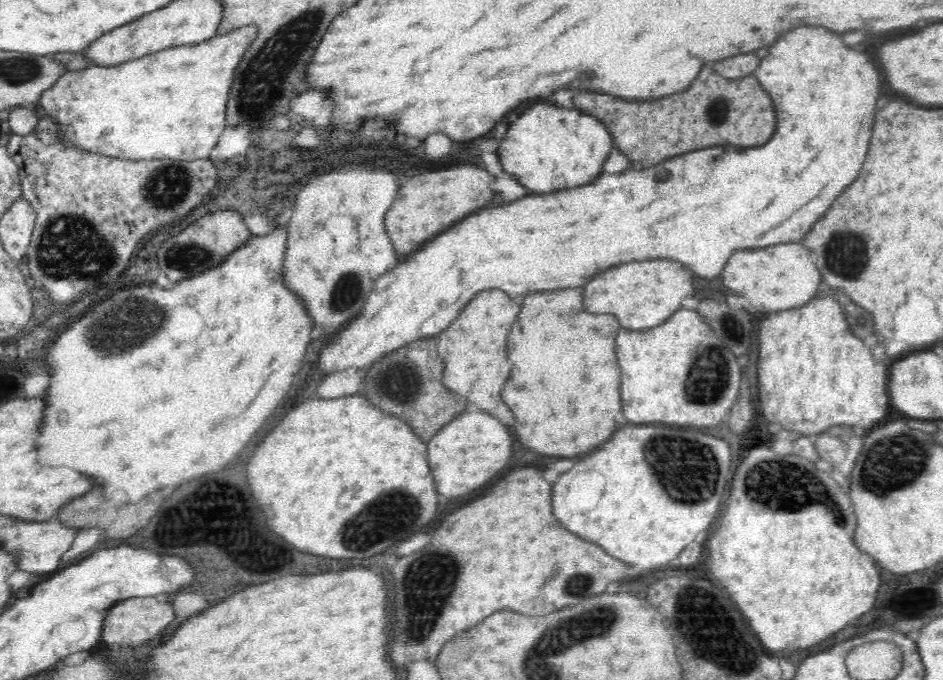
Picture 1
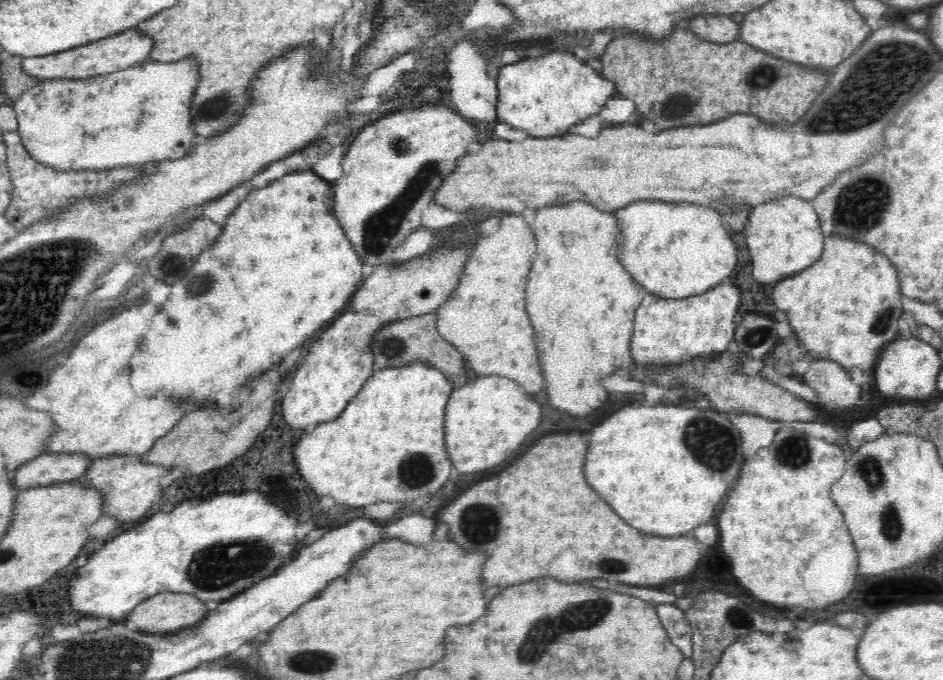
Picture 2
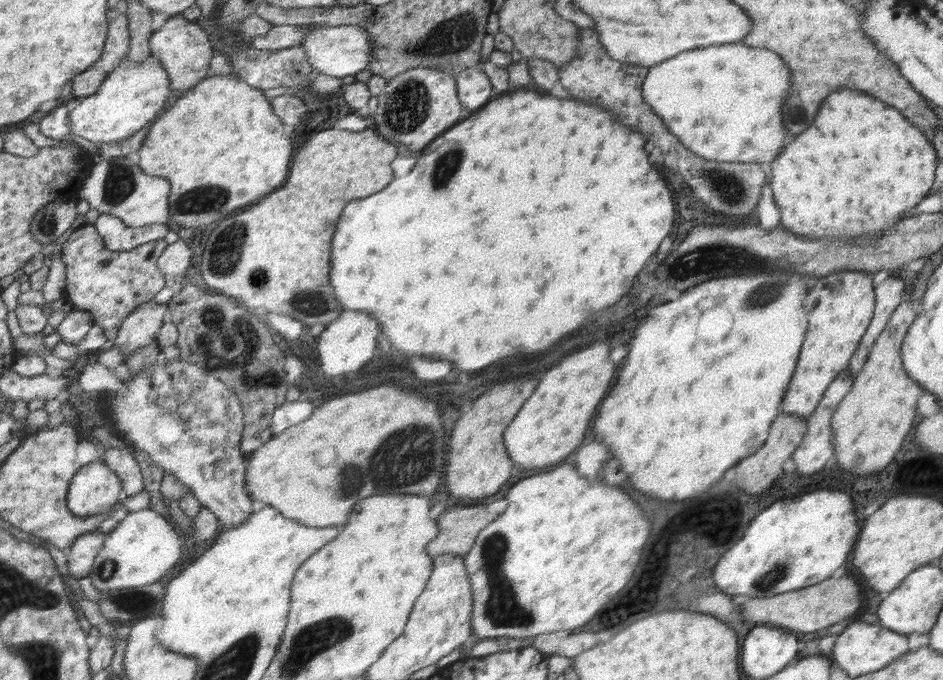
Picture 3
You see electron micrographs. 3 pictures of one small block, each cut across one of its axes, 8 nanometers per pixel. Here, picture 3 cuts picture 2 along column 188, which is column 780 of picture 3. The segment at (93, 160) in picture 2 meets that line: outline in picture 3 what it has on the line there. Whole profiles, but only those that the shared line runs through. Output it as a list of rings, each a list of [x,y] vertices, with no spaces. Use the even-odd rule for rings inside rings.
[[[740,42],[695,48],[648,67],[642,96],[682,143],[698,156],[720,162],[770,163],[784,150],[786,132],[782,112],[791,84],[791,70],[779,53]]]

